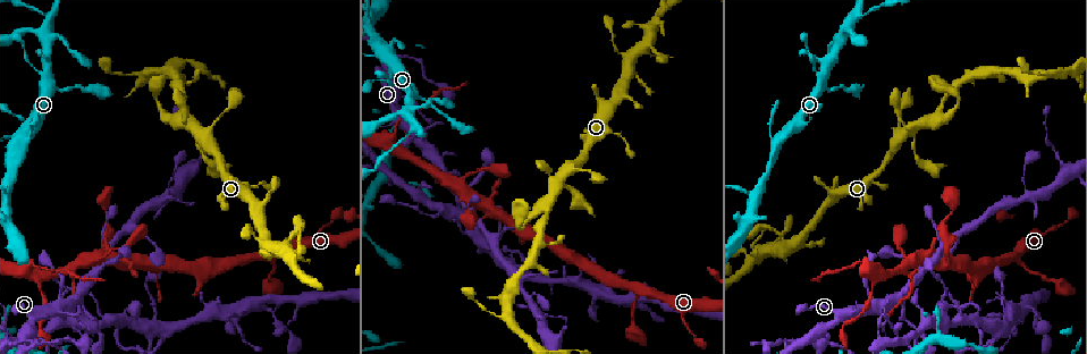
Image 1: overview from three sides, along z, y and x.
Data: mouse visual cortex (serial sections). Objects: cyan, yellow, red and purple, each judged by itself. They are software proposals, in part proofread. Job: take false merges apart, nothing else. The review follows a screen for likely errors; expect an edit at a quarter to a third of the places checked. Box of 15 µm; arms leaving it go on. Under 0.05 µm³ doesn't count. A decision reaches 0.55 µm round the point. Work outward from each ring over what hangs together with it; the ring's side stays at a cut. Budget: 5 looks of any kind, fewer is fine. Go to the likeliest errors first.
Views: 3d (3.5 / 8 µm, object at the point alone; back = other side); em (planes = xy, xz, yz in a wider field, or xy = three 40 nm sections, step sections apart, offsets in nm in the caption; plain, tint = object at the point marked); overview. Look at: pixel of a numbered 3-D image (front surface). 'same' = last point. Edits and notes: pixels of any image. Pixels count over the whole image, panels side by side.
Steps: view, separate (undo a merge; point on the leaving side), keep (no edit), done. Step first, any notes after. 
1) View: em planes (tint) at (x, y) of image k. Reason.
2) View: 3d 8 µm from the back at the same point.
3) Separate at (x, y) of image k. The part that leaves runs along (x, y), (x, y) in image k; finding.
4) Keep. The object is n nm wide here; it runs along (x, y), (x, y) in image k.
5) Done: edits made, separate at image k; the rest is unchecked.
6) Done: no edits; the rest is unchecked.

View: 3d 8 µm at (901, 298) of image 1. Small branch off a trunk.

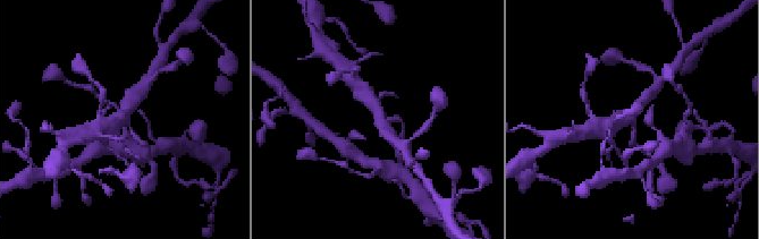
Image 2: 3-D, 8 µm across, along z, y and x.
View: em xy step 3 (tint) at (126, 114) of image 2. 3 arms meet here; the arms are 150, 350, 500 nm wide; need the tissue.

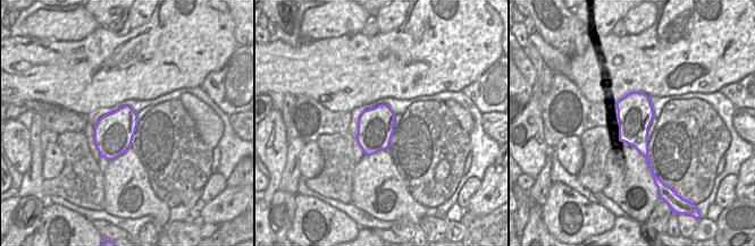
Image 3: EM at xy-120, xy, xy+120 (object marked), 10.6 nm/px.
Keep. One cell here.

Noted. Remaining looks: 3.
View: 3d 8 µm at (786, 342) of image 1. Narrows sharply.

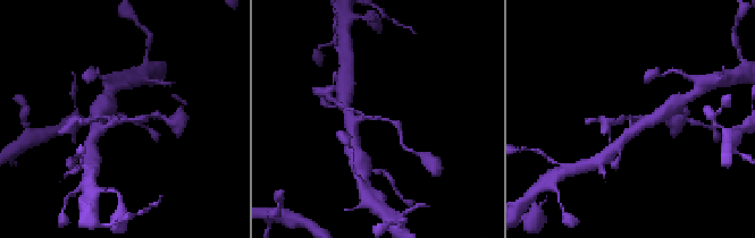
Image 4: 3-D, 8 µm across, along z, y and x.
View: 3d 3.5 µm at (386, 119) of image 4.

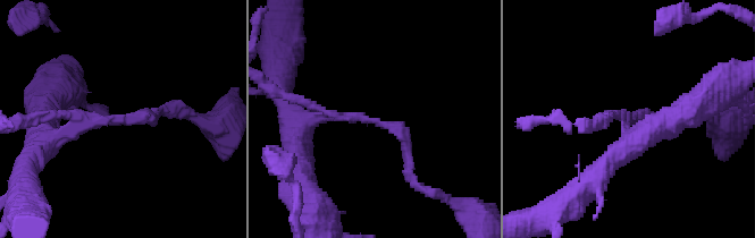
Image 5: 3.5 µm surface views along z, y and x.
Separate at (605, 122) of image 5. The arms are 200, 200 nm wide; two cells meet here.

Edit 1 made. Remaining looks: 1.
Done: edits made, separate at image 5; the rest is unchecked.

